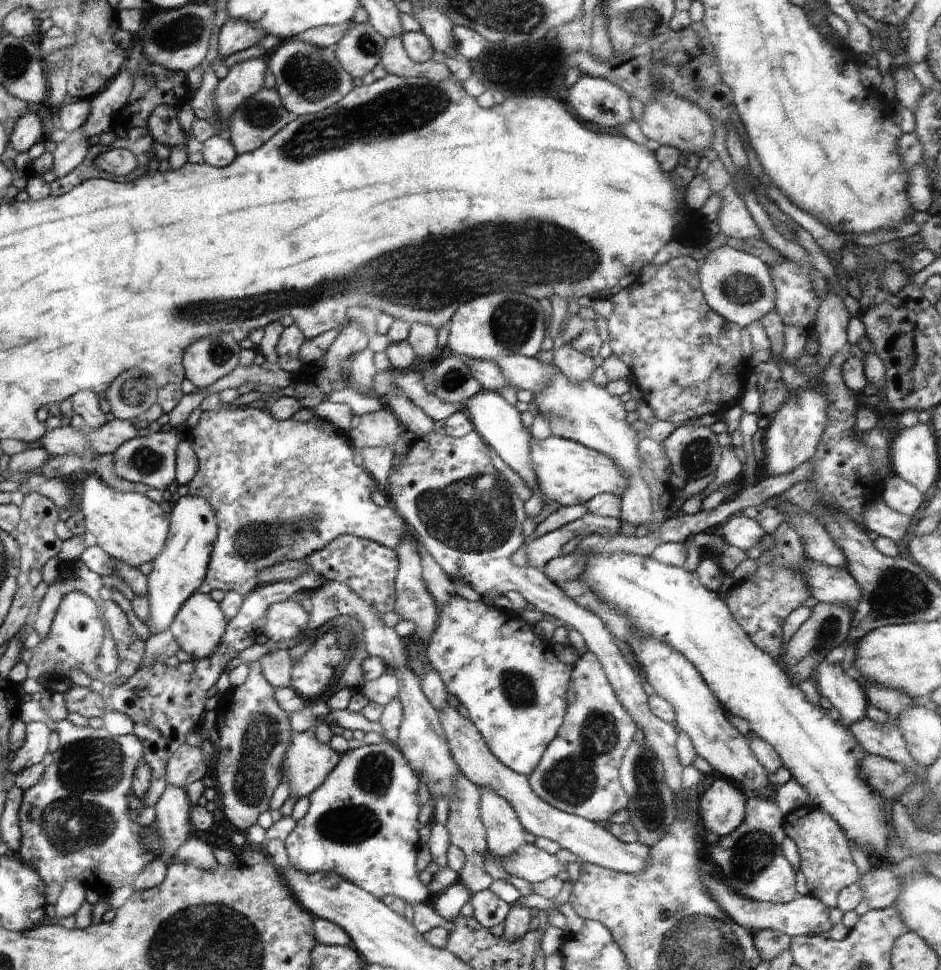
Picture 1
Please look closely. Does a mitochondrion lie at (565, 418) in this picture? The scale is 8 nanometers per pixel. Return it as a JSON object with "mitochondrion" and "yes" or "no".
{"mitochondrion":"yes"}

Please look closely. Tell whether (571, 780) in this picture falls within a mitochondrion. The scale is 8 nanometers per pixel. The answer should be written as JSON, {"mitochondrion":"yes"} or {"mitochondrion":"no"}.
{"mitochondrion":"yes"}

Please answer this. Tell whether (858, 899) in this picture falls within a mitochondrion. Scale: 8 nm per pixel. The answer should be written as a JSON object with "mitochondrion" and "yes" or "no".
{"mitochondrion":"no"}

